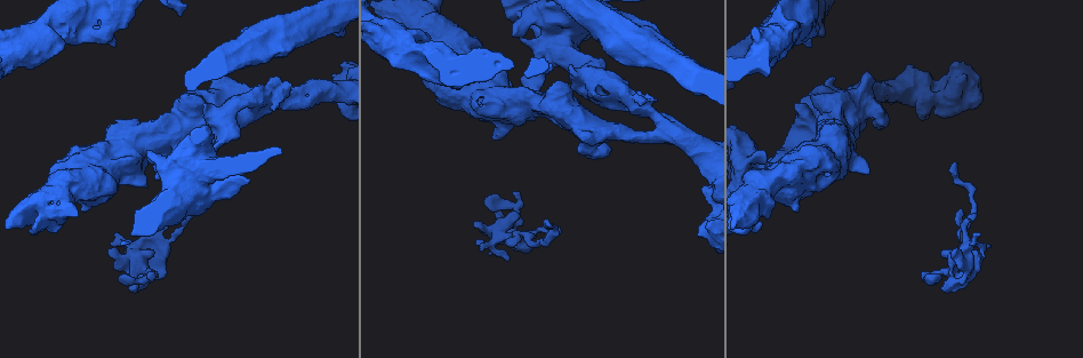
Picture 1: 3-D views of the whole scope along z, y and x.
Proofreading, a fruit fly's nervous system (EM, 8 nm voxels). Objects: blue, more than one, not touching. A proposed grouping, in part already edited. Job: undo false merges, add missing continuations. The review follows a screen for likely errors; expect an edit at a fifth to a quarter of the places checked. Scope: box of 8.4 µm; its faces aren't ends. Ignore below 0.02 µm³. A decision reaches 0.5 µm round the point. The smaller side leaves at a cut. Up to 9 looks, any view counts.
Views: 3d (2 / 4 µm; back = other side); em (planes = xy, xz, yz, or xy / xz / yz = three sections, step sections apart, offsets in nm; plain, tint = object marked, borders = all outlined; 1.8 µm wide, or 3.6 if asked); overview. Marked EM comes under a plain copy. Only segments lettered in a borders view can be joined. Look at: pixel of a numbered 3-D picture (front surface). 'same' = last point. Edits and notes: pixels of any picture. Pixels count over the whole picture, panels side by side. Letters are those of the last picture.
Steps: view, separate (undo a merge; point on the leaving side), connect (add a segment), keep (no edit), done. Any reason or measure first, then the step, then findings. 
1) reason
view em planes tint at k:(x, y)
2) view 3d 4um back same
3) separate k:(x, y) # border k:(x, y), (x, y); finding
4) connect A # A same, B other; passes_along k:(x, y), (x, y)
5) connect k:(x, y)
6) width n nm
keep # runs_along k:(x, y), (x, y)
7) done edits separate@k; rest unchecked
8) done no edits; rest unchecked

view 3d 4um at 1:(101, 155)

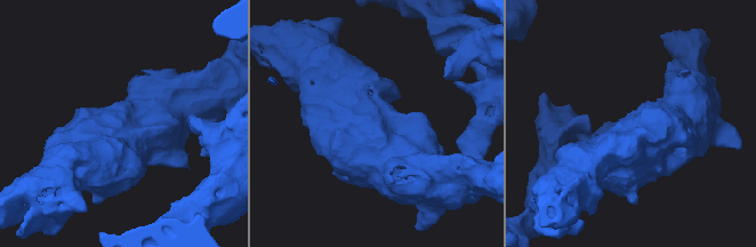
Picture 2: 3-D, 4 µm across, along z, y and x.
view em planes tint at 2:(376, 132)

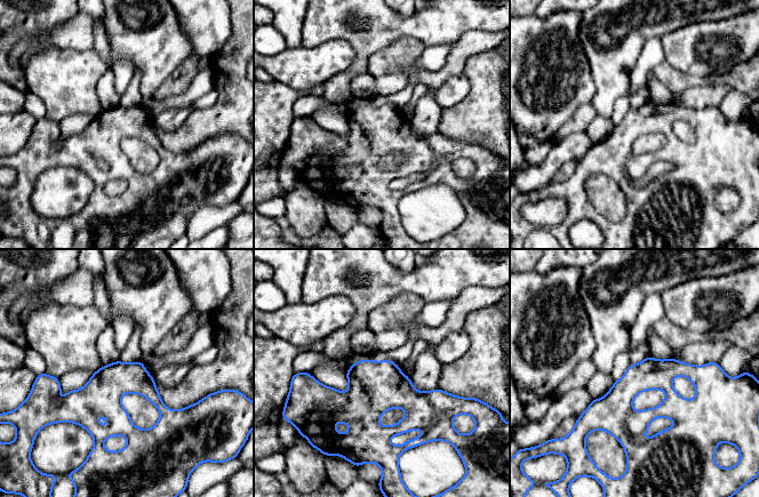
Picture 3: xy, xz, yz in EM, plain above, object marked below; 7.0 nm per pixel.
view em planes borders same

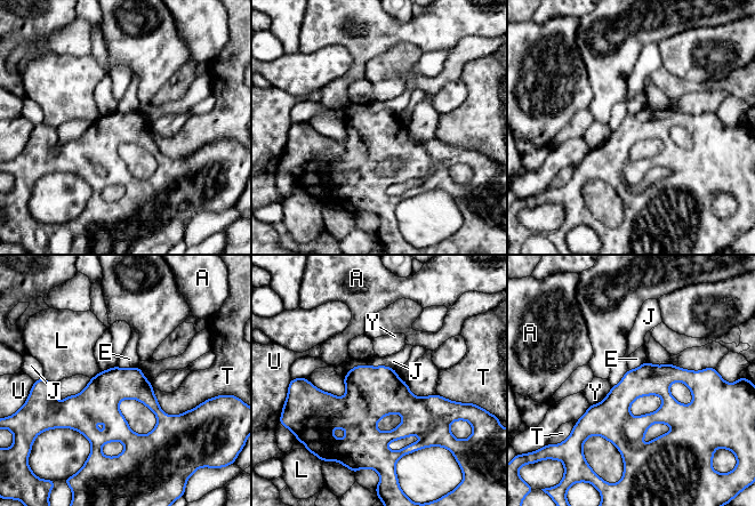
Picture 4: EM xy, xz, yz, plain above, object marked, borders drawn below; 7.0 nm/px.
width 220 nm
keep # A other, E other, J other, L other, T other, U other, Y other; border 4:(395, 370), (355, 366), (343, 377); one neuron here

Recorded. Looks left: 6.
sharp bend
view 3d 2um at 1:(66, 204)

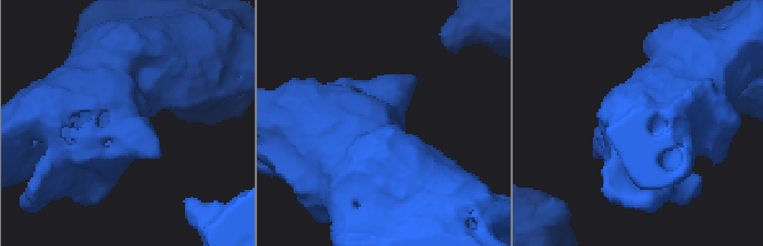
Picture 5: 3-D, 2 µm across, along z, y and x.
view em planes borders same

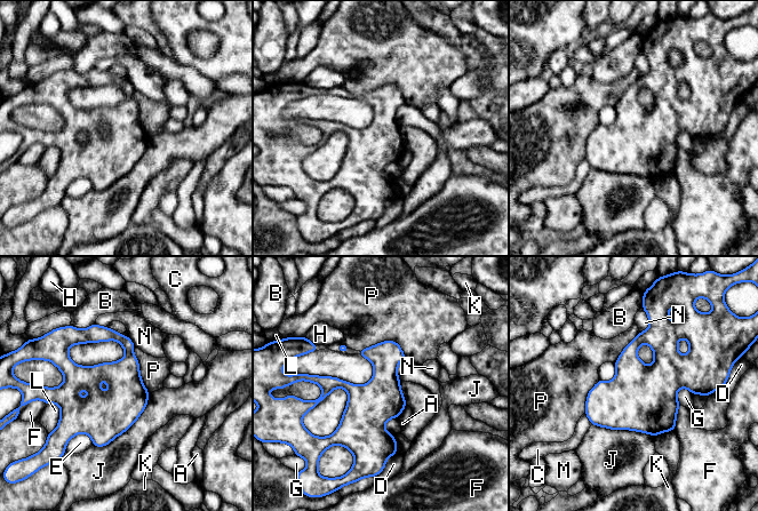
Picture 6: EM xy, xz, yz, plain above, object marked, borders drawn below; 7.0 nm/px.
keep # A other, B other, C other, D other, E other, F other, G other, H other, J other, K other, L other, M other, N other, P other; border 6:(359, 351), (395, 341), (406, 358); one neuron here

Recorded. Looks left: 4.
two arms in line, one across
view 3d 4um at 1:(43, 33)

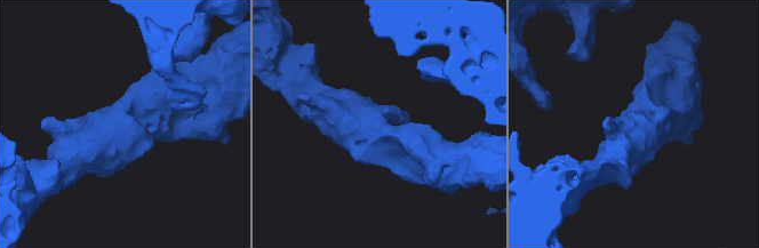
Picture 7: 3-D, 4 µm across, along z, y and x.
view em 3.6um planes borders at 7:(378, 117)

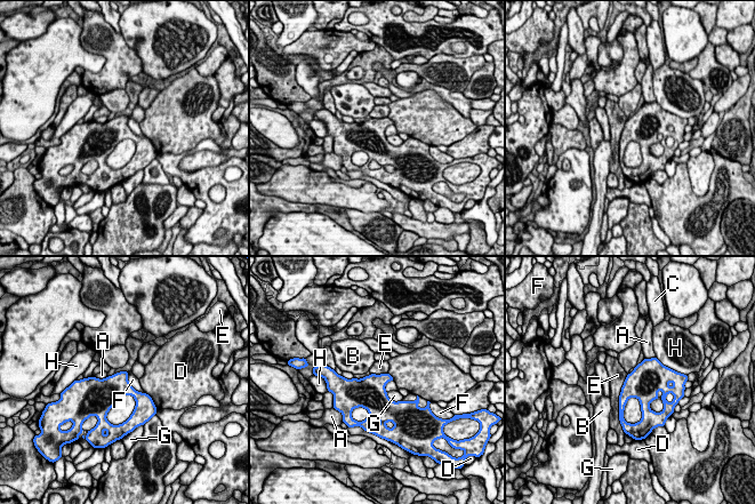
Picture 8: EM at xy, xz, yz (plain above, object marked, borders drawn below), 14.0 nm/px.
longest_contact E 700 nm
keep # A other, B other, C other, D other, E other, F other, G other, H other; border 8:(127, 372), (127, 381), (144, 393); one neuron here

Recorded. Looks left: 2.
view em xz step 16 tint at 1:(660, 132)

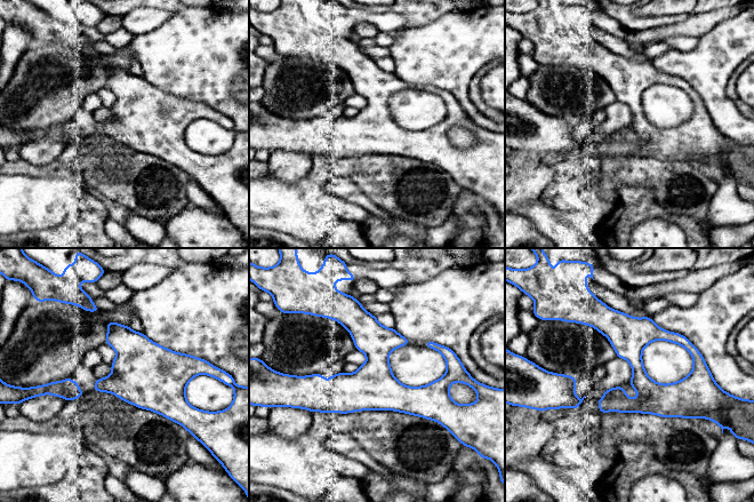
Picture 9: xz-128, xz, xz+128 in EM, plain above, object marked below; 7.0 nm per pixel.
cut it another way
view em planes borders same

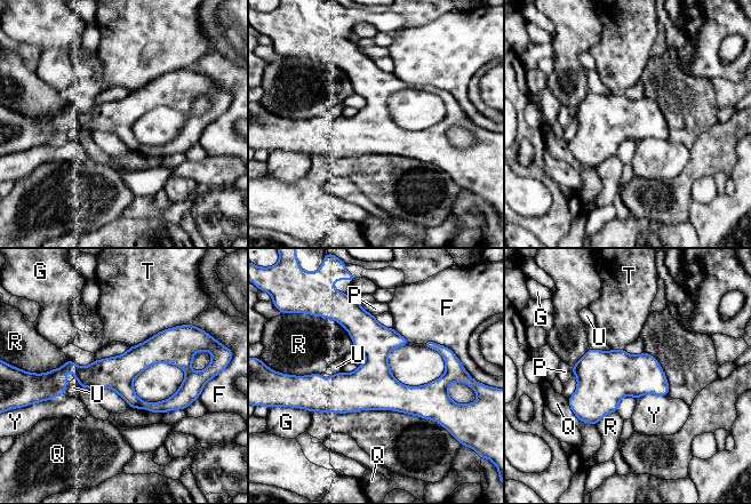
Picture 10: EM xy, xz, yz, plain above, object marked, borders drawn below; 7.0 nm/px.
width 240 nm
keep # F other, G other, P other, Q other, R other, T other, U other, Y other; border 10:(130, 406), (146, 408), (160, 414); one neuron here

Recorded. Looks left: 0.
done no edits; rest unchecked

